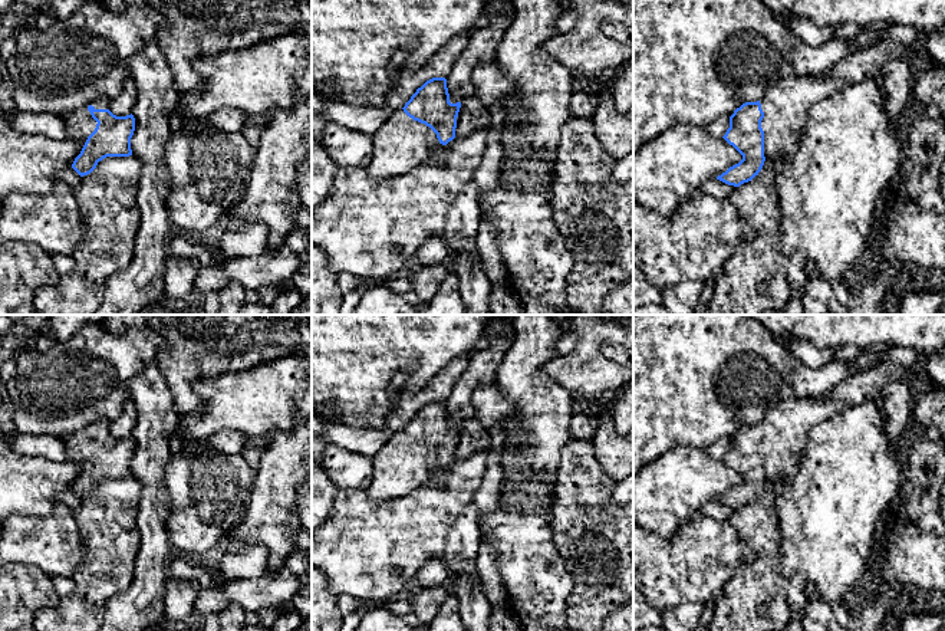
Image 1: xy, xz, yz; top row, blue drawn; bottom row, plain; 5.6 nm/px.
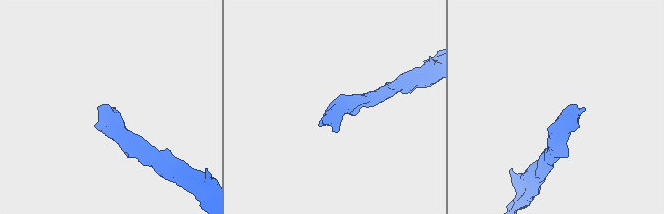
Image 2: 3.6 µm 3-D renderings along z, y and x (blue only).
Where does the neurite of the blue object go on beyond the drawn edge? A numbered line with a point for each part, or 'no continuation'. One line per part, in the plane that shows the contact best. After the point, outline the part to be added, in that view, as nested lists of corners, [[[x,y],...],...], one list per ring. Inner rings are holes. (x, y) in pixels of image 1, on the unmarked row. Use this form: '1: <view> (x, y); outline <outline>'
1: xy (79, 446); outline [[[96,420],[82,430],[59,437],[65,443],[69,460],[76,463],[80,470],[83,470],[88,459],[95,453],[98,446],[88,433],[89,427],[95,431],[109,431],[109,421]]]

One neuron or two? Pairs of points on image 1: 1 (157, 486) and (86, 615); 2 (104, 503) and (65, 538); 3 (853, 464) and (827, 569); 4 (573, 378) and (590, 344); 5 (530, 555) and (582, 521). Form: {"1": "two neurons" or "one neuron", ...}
{"1": "two neurons", "2": "two neurons", "3": "one neuron", "4": "one neuron", "5": "two neurons"}

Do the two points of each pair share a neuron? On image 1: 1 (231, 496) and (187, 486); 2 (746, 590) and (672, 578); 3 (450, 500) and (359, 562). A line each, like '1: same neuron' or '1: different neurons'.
1: same neuron
2: different neurons
3: same neuron

